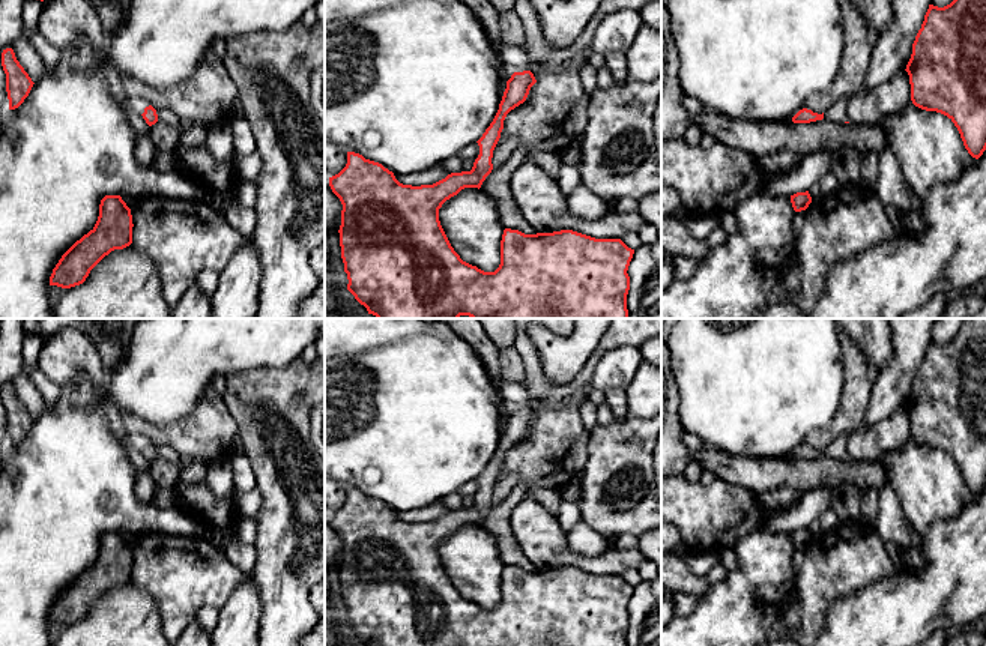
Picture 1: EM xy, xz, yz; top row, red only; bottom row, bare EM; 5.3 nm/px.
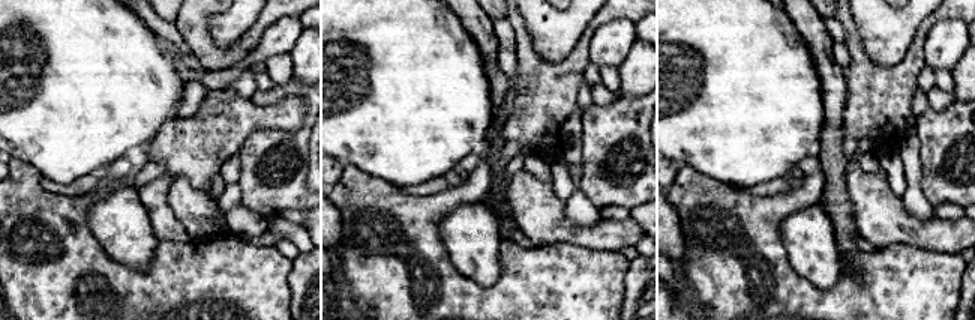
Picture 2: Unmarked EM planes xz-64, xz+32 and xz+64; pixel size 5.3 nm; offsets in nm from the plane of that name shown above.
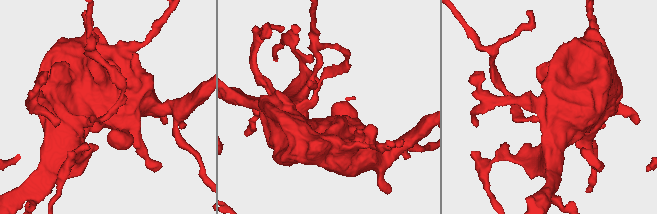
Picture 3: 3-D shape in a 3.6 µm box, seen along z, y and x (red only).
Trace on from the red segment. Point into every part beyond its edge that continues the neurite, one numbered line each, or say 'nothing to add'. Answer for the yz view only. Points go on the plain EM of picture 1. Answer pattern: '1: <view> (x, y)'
nothing to add

